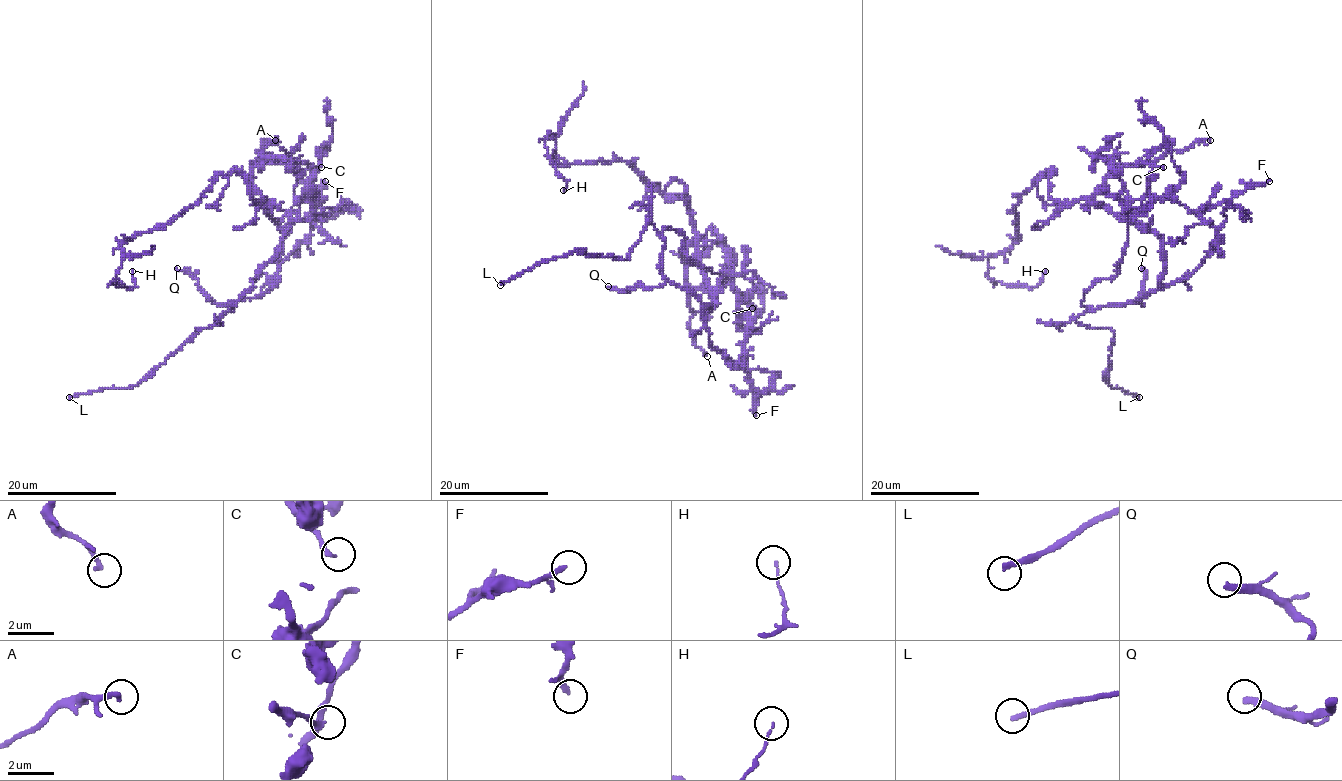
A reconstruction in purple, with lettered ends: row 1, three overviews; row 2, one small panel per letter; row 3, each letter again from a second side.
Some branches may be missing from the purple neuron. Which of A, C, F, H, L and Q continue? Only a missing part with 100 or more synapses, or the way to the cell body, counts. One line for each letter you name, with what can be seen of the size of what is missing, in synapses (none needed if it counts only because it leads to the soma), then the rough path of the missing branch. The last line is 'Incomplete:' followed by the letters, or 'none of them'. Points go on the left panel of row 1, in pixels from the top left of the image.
Q: about 160 synapses
Incomplete: L, Q

